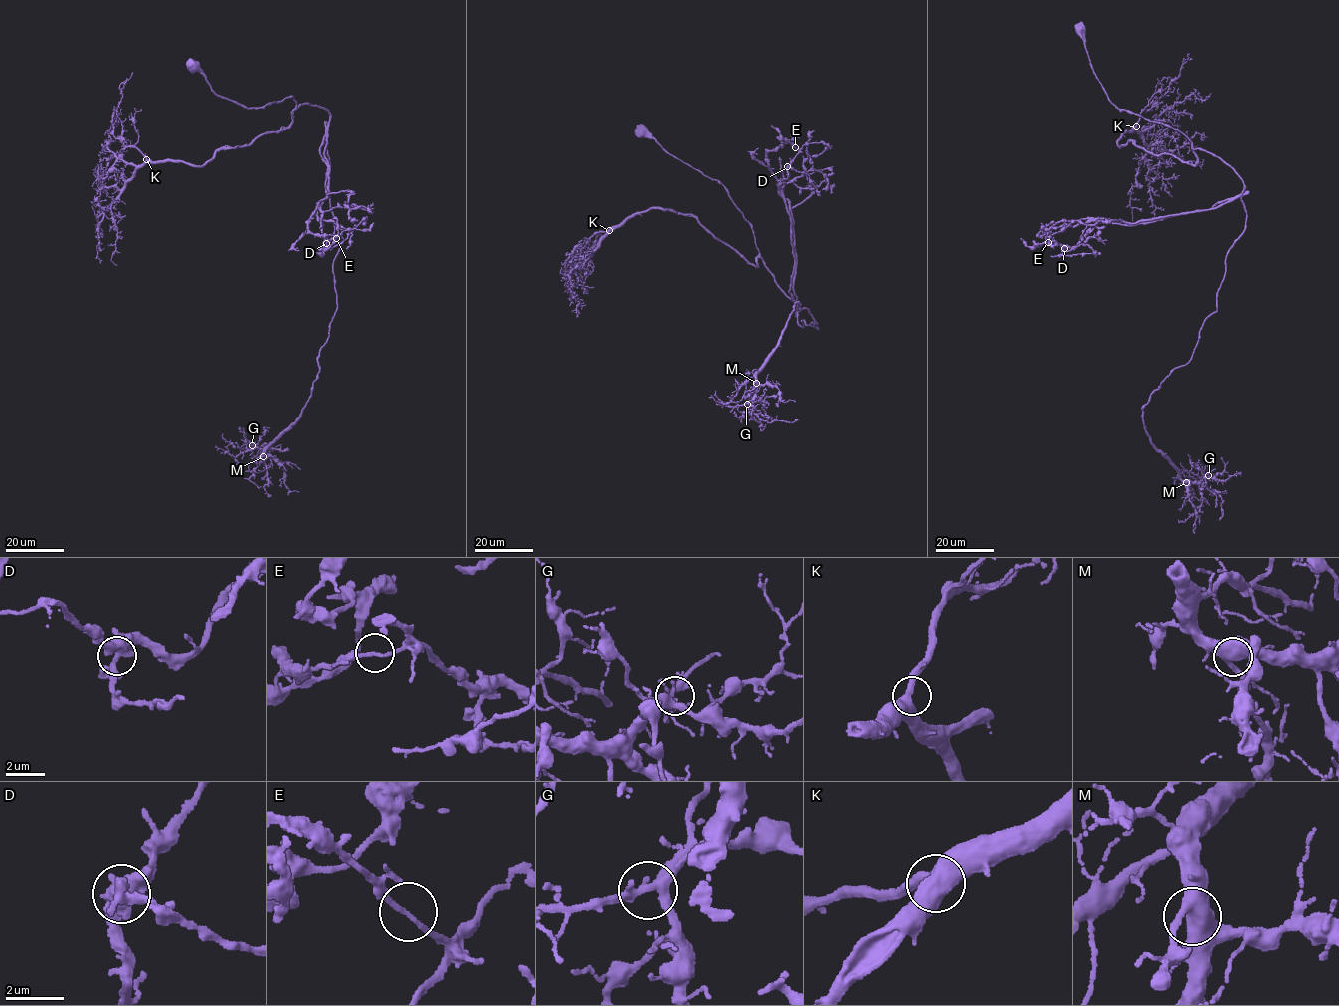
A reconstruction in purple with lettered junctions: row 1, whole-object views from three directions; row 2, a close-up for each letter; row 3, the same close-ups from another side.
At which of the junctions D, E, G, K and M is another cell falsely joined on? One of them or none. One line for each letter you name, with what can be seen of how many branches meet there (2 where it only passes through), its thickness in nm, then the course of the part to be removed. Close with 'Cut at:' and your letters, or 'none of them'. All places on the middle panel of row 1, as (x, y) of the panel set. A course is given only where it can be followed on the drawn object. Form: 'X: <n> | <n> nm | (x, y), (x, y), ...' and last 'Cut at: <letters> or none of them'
E: 2 | 150 nm | (795, 147), (782, 189), (789, 292), (800, 326), (818, 329), (796, 302), (753, 401), (765, 421), (798, 419)
Cut at: E

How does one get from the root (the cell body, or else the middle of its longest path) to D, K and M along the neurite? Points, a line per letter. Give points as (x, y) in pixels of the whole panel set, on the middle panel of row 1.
D: (642, 130), (722, 185), (749, 223), (764, 265), (800, 311), (782, 188), (787, 166)
K: (642, 130), (670, 154), (722, 185), (752, 229), (757, 266), (694, 217), (665, 208), (633, 213), (609, 230)
M: (642, 130), (722, 185), (764, 265), (799, 308), (799, 325), (817, 323), (795, 303), (756, 383)

